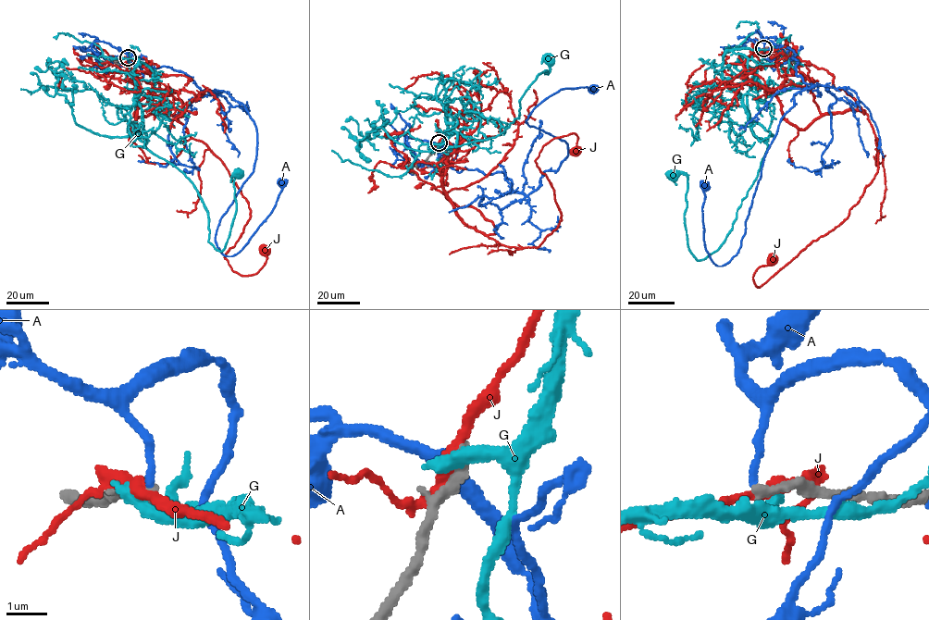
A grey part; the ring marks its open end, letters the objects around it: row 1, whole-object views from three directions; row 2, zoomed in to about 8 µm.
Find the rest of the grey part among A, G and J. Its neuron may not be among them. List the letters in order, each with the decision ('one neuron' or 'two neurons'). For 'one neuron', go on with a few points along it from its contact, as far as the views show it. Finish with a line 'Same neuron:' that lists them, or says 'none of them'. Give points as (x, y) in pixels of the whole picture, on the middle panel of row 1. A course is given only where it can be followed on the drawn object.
A: two neurons
G: two neurons
J: two neurons
Same neuron: none of them

